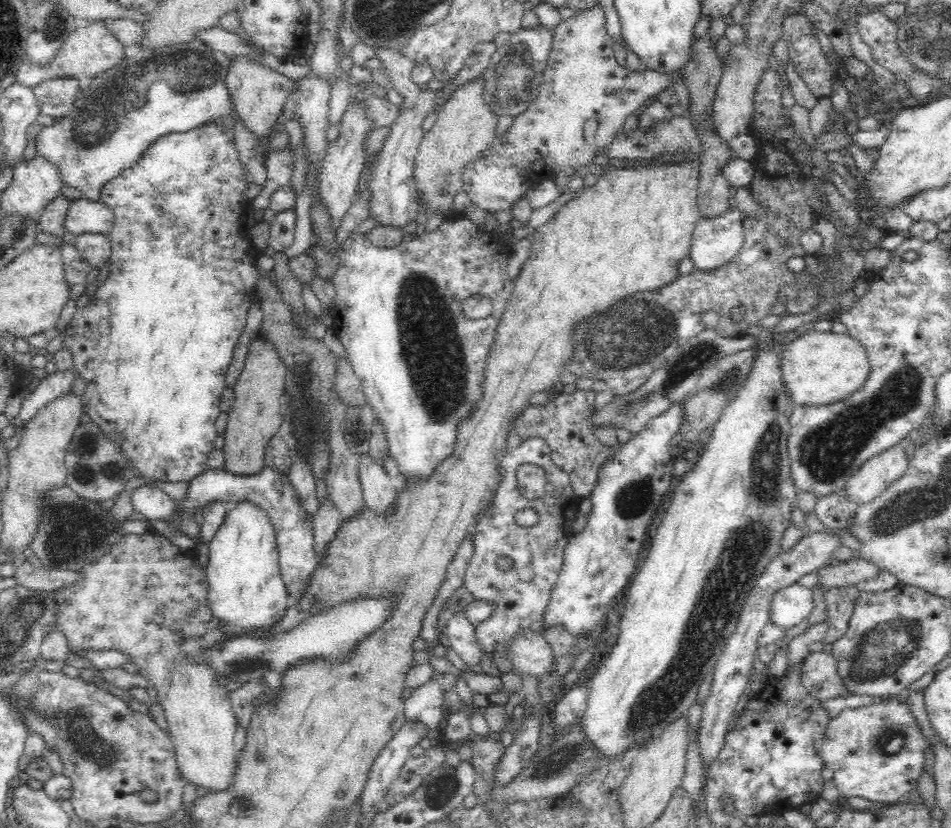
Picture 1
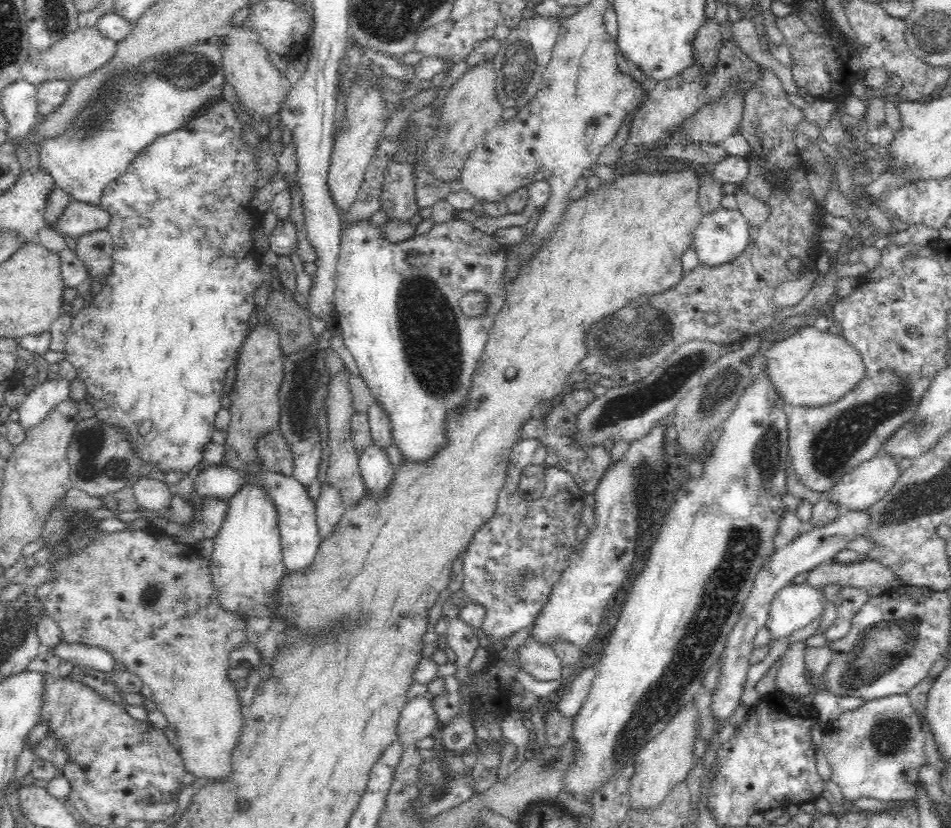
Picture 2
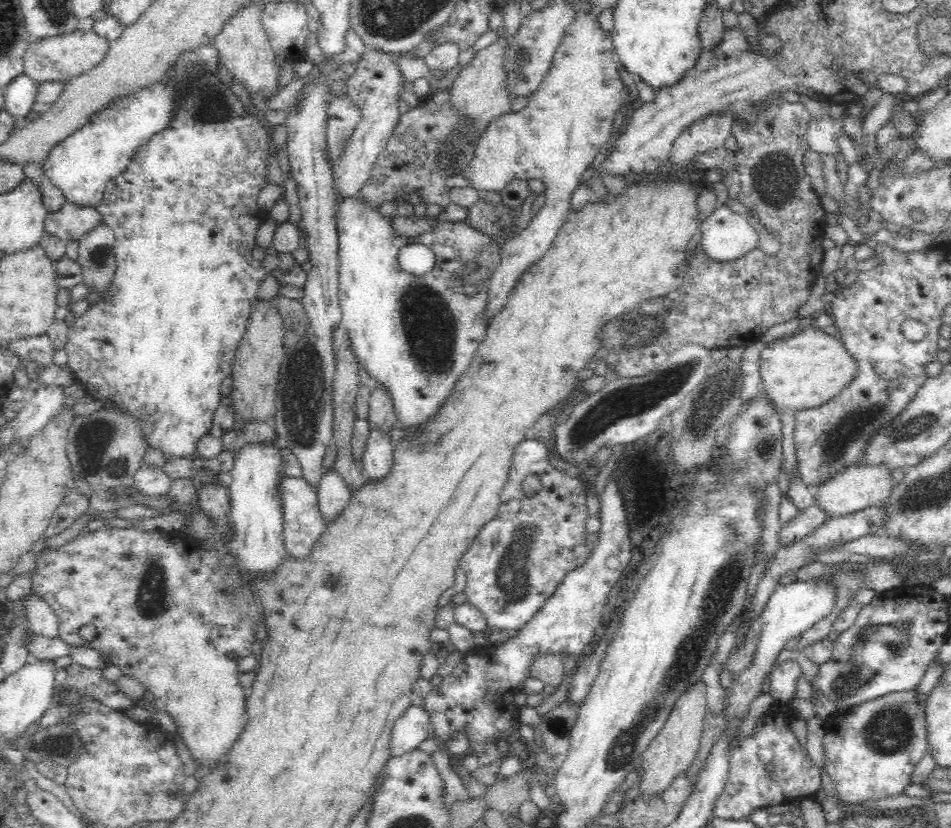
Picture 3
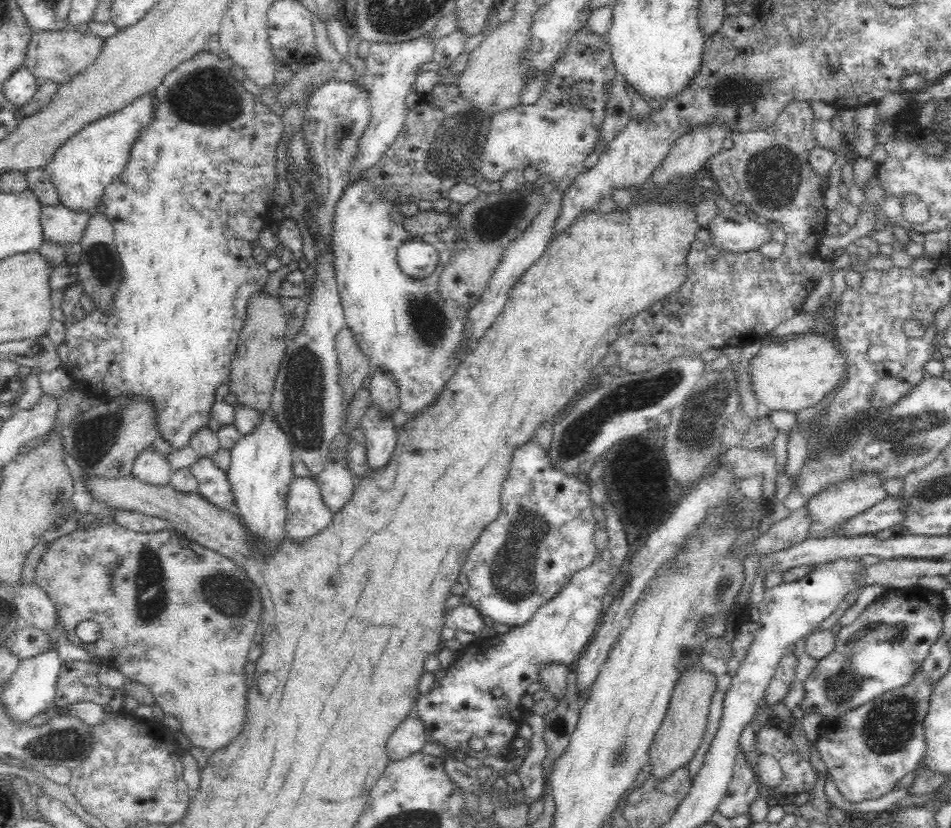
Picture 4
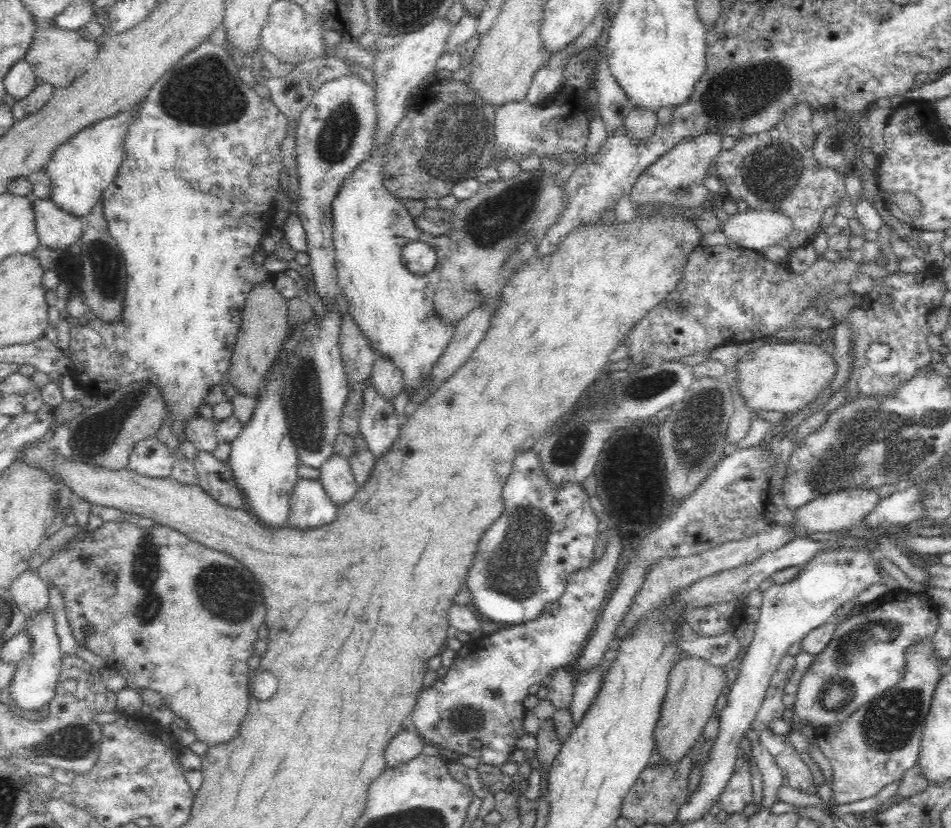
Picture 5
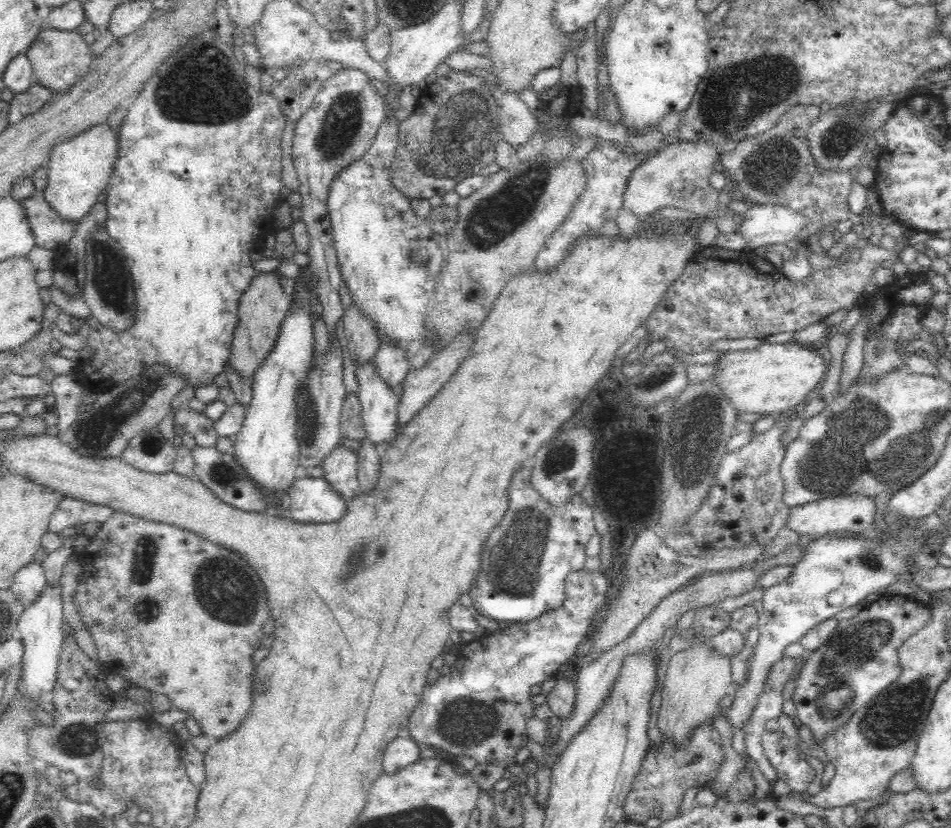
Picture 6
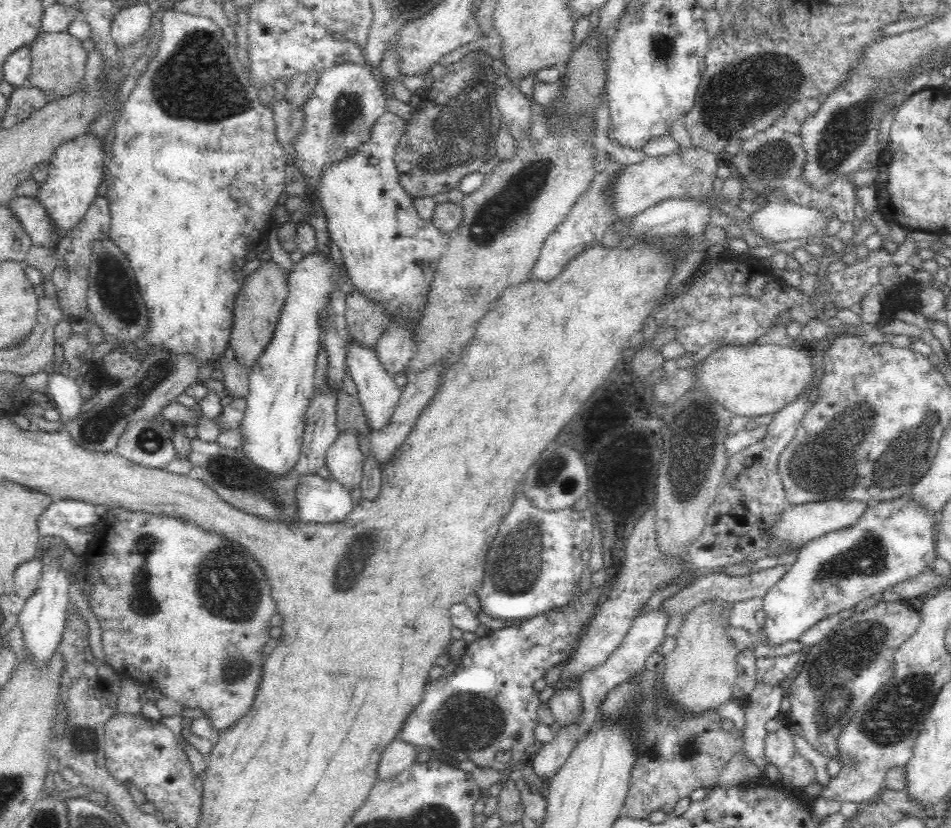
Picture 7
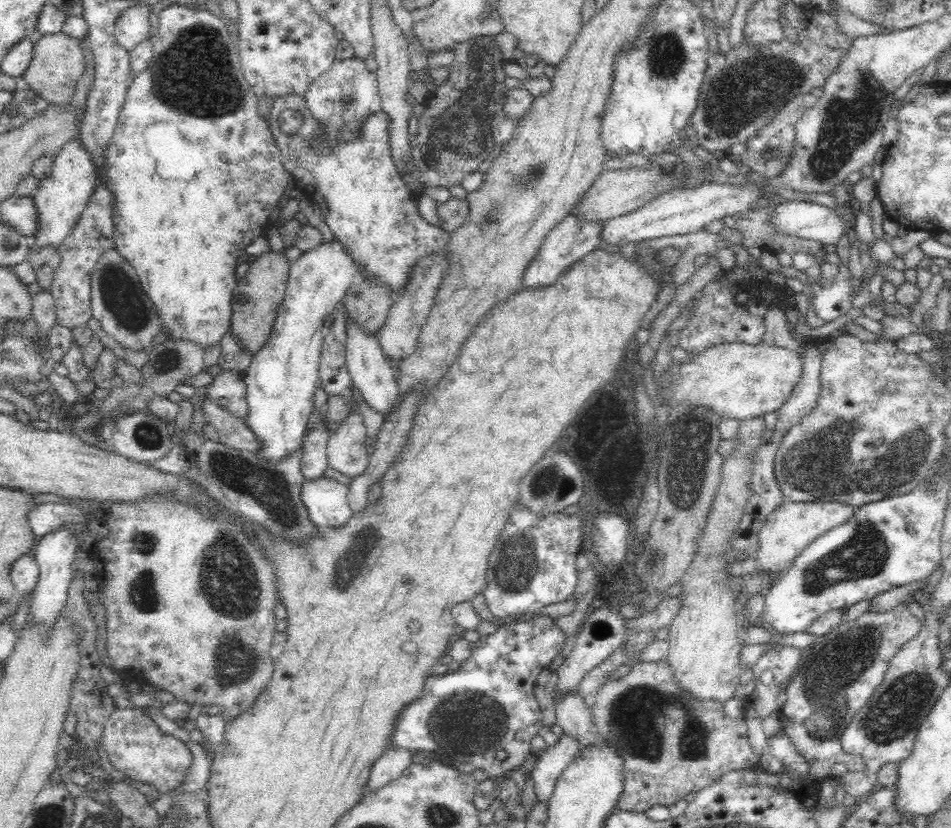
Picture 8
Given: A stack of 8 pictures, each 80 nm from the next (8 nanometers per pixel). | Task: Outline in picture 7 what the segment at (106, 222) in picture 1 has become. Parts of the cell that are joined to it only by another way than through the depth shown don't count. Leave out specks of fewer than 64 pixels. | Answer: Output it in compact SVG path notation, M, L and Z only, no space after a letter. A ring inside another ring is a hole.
M14 196L8 203L11 214L22 223L24 231L36 245L55 248L58 244L60 235L54 229L51 219L47 218L47 213L42 204L34 197L17 197Z

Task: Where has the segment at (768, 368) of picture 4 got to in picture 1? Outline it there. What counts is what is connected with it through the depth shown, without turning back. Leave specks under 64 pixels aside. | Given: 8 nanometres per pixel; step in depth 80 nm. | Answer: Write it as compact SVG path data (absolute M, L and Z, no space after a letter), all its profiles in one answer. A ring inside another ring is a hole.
M807 326L802 328L802 334L788 344L782 344L779 354L780 377L796 405L818 406L841 401L858 390L870 374L866 350L860 342L844 333L816 331Z

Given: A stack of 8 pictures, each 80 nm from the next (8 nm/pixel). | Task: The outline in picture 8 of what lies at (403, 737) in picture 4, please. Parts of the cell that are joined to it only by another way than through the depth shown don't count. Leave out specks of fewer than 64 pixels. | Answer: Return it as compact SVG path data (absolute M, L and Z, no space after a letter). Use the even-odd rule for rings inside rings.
M398 747L386 748L370 768L364 794L369 795L389 782L395 781L413 763L411 758L412 752L409 750Z

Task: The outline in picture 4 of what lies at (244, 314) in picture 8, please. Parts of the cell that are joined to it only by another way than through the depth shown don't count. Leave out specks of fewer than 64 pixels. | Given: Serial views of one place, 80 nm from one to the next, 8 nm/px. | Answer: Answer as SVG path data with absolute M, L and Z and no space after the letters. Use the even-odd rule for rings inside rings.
M263 289L250 296L227 382L231 392L236 395L237 402L251 406L259 413L271 408L277 372L287 348L286 329L287 318L278 295L273 296Z

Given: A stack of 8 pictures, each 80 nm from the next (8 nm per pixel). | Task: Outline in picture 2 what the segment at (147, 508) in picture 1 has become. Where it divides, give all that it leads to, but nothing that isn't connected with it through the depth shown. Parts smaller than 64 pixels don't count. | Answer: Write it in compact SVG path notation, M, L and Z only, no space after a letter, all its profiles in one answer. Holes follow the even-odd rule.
M156 471L138 476L132 487L139 507L156 512L170 505L170 485Z

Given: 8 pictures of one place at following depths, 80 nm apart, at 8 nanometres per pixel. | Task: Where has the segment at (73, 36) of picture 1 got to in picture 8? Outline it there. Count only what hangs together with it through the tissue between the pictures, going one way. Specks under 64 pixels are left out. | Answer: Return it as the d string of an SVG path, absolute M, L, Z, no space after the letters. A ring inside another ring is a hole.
M62 31L41 35L35 42L30 65L21 77L21 85L44 98L50 106L64 108L73 102L74 94L85 72L84 54L78 41Z

